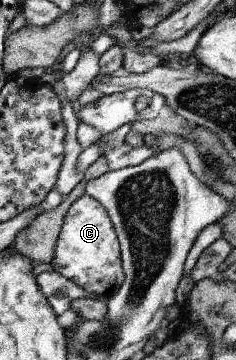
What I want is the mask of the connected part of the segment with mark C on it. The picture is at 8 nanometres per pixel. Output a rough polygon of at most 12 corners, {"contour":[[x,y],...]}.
{"contour":[[83,193],[62,219],[51,269],[97,299],[124,280],[103,206]]}

